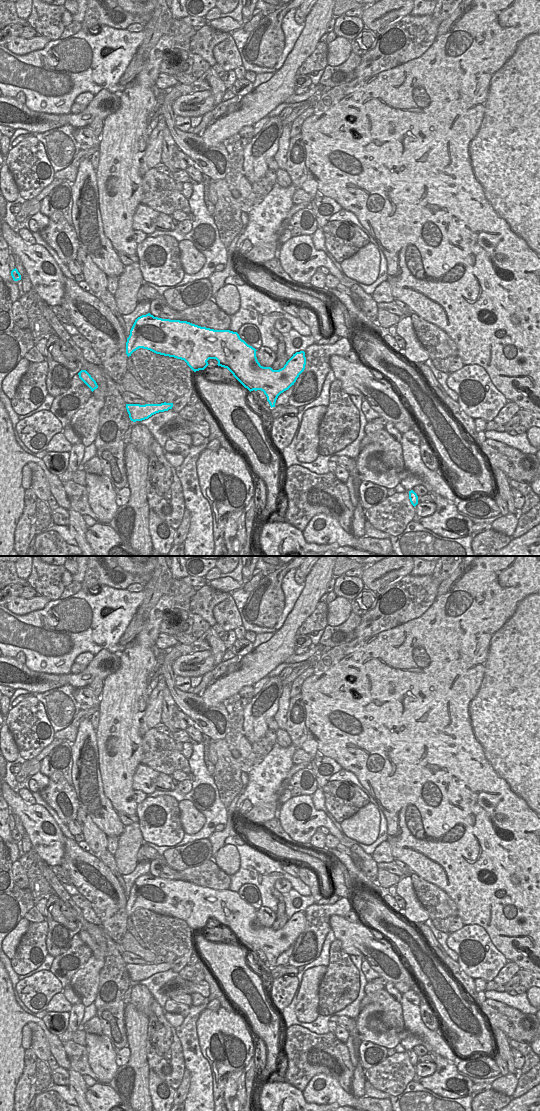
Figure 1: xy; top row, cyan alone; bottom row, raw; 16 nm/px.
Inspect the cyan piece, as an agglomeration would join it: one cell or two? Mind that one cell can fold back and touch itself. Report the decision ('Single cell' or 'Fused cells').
Single cell.

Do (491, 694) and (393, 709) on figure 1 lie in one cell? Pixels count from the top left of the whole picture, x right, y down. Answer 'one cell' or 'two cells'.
one cell

